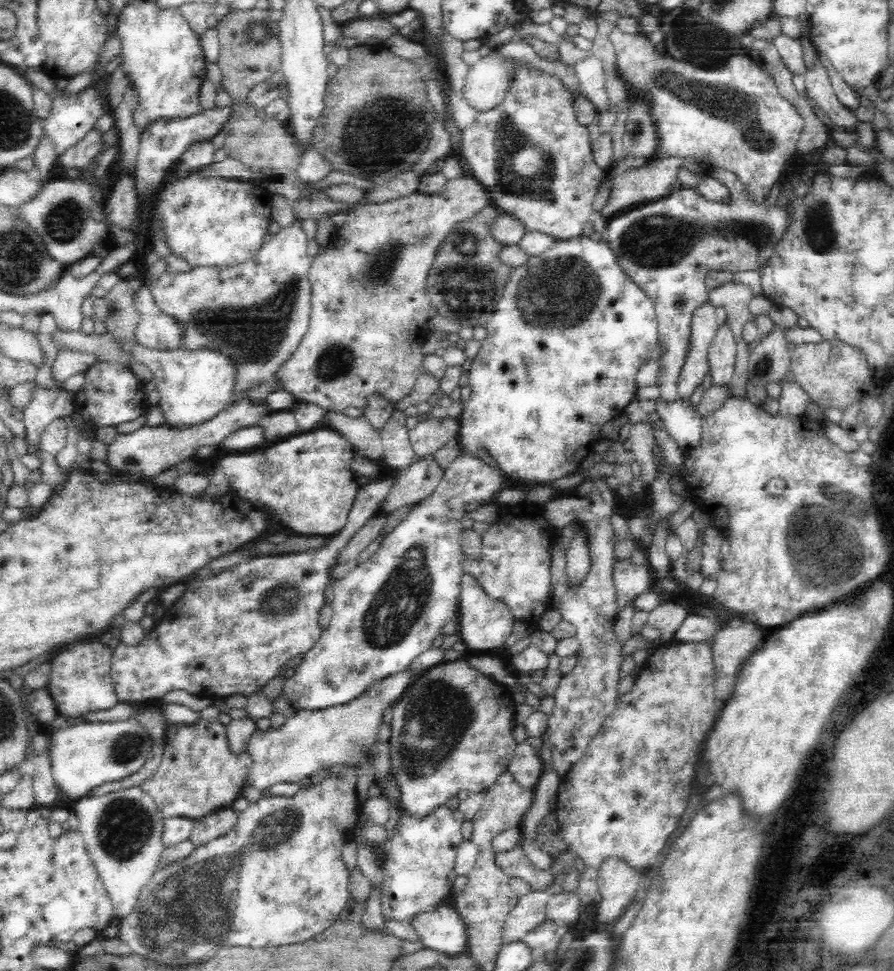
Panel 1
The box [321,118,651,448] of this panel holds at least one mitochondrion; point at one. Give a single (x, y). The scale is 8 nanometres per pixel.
(573, 291)

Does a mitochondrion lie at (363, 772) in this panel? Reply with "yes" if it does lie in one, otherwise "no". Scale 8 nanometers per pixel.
no

